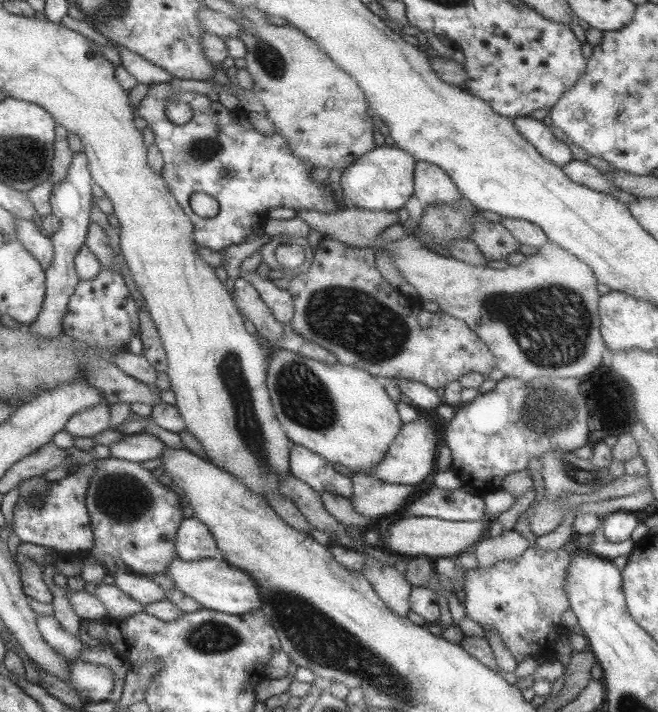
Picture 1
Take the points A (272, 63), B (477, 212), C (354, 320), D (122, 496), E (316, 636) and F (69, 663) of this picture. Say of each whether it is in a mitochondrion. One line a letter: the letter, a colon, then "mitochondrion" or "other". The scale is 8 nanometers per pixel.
A: mitochondrion
B: other
C: mitochondrion
D: mitochondrion
E: mitochondrion
F: other

